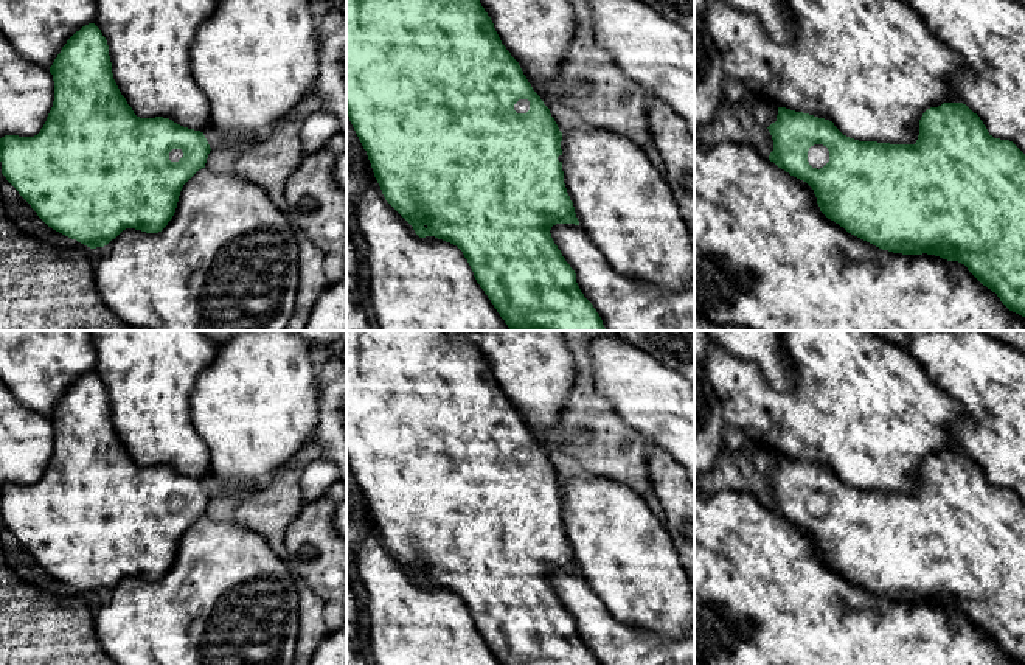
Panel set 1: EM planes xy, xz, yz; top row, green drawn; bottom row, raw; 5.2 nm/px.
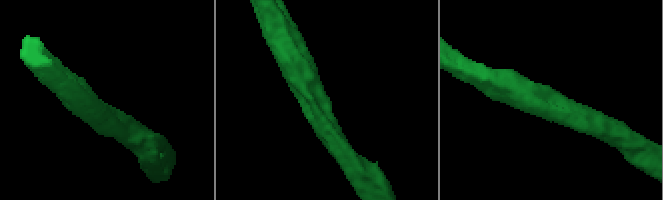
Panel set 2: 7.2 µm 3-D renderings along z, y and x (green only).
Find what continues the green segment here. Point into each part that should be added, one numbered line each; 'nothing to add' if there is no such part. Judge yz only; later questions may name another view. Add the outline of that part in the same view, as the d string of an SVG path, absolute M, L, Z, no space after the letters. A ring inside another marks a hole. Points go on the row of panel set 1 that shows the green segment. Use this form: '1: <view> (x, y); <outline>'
1: yz (817, 156); M814 144L808 151L808 162L812 168L823 168L829 162L829 151L823 144Z

